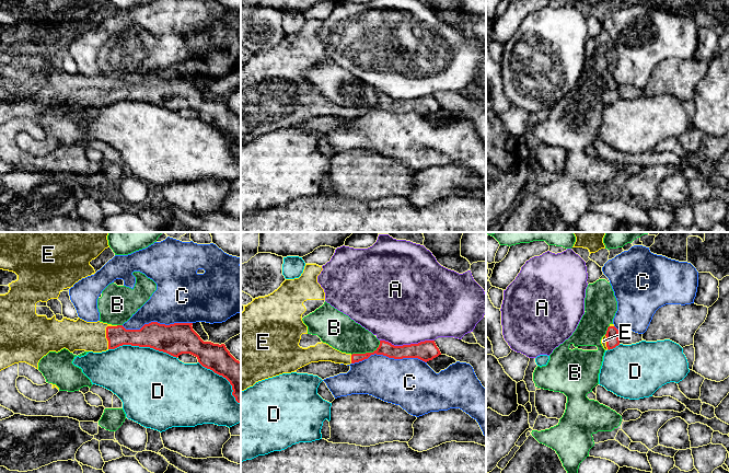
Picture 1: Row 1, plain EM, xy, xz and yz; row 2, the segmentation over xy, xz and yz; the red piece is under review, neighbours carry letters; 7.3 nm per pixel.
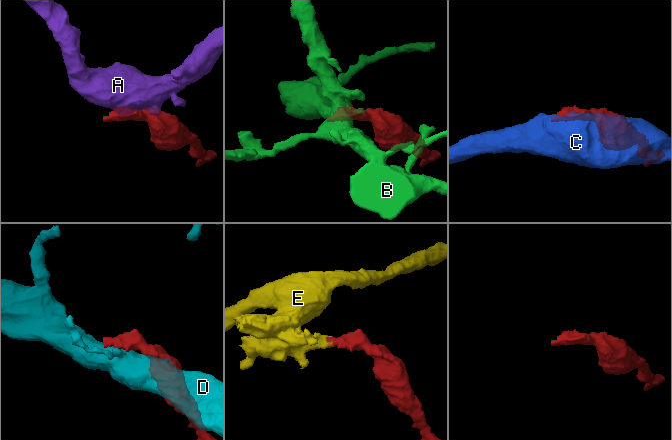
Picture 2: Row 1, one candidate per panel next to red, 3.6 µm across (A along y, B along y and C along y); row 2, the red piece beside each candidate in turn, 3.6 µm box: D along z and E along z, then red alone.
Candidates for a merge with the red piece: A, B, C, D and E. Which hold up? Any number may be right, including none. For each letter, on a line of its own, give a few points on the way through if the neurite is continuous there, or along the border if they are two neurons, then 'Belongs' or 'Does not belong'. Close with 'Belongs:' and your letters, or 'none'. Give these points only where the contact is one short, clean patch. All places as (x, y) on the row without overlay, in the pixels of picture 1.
A: Boundary: xz (380, 94), (388, 95), (394, 100), (409, 100), (434, 95). Does not belong
B: Does not belong
C: Does not belong
D: Does not belong
E: Path across: xy (118, 90), (106, 88), (73, 90). Belongs
Belongs: E

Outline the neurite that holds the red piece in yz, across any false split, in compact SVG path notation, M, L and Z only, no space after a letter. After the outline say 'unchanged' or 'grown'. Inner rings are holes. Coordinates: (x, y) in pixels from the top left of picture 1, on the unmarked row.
M610 79L606 89L602 92L601 99L605 105L610 105L620 100L618 84L614 79Z; grown

